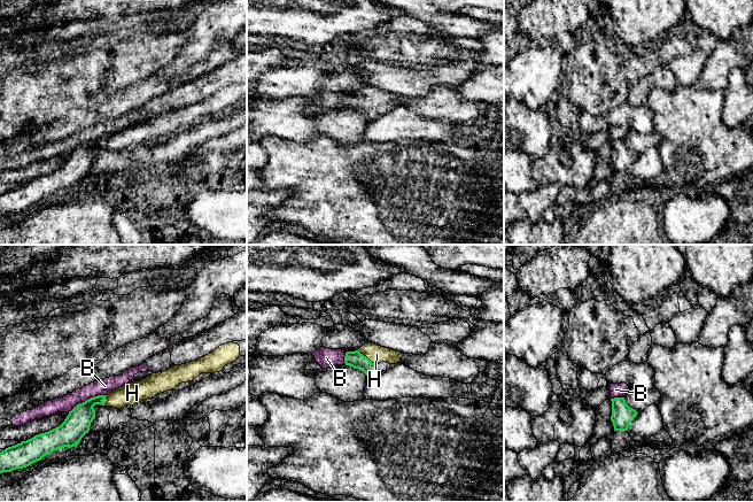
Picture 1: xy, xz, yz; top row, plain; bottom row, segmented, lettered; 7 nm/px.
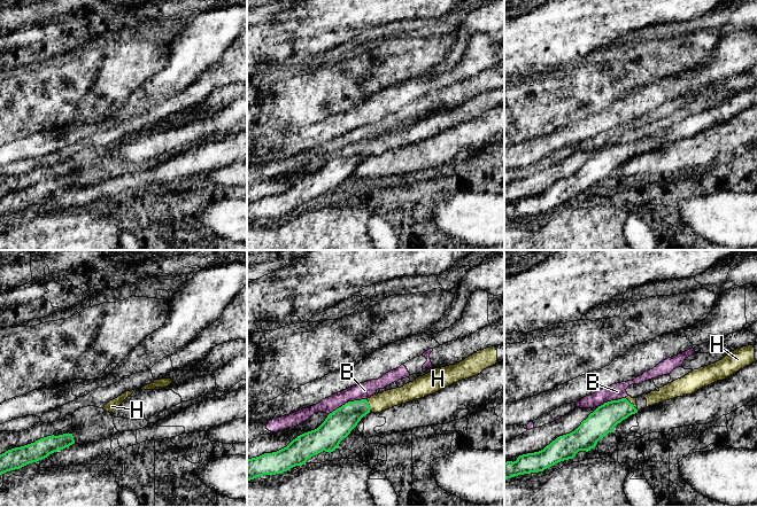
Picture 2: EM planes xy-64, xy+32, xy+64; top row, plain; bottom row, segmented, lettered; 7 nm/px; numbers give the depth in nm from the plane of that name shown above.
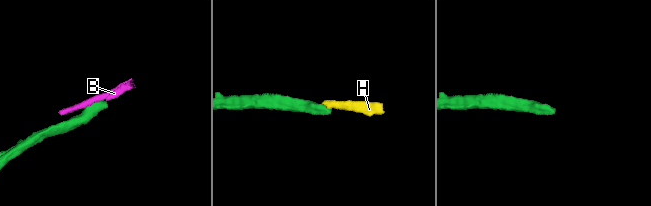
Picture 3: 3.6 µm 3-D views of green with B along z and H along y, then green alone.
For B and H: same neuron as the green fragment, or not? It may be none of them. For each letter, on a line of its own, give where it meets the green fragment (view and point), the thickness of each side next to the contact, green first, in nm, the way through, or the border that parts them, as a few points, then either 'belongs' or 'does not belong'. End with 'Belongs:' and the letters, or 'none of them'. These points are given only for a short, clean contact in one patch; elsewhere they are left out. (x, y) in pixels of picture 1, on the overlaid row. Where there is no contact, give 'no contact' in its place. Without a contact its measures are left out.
B: xy (86, 400) | 180/110 nm | along xy (105, 394), (91, 396), (77, 403), (68, 411) | does not belong
H: xz (366, 357) | 120/130 nm | across xz (356, 360), (366, 357), (371, 354), (377, 354) | belongs
Belongs: H

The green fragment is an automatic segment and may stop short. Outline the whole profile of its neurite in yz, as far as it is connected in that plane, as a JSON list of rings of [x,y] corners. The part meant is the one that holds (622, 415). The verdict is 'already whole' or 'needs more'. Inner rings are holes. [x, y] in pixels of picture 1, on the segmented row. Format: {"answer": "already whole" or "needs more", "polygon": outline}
{"answer": "already whole", "polygon": [[[614,397],[612,401],[612,416],[611,420],[614,426],[614,431],[628,431],[630,423],[637,416],[637,411],[630,408],[624,397]]]}

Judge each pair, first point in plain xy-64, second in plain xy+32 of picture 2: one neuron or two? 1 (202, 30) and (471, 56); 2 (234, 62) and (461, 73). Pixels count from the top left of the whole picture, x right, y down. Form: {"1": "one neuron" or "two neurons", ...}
{"1": "two neurons", "2": "two neurons"}

